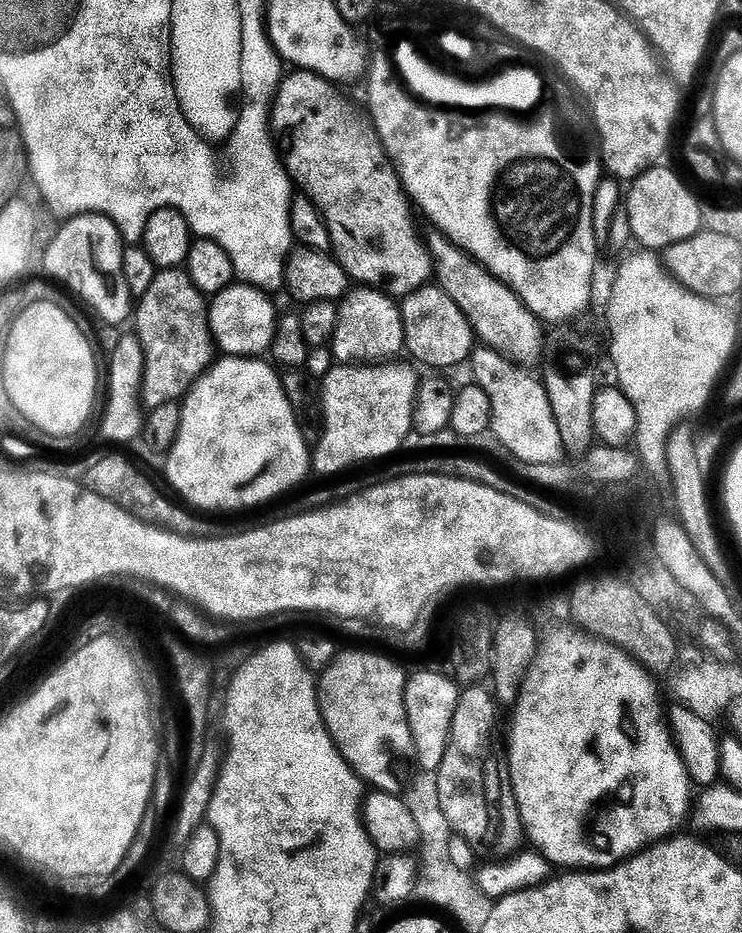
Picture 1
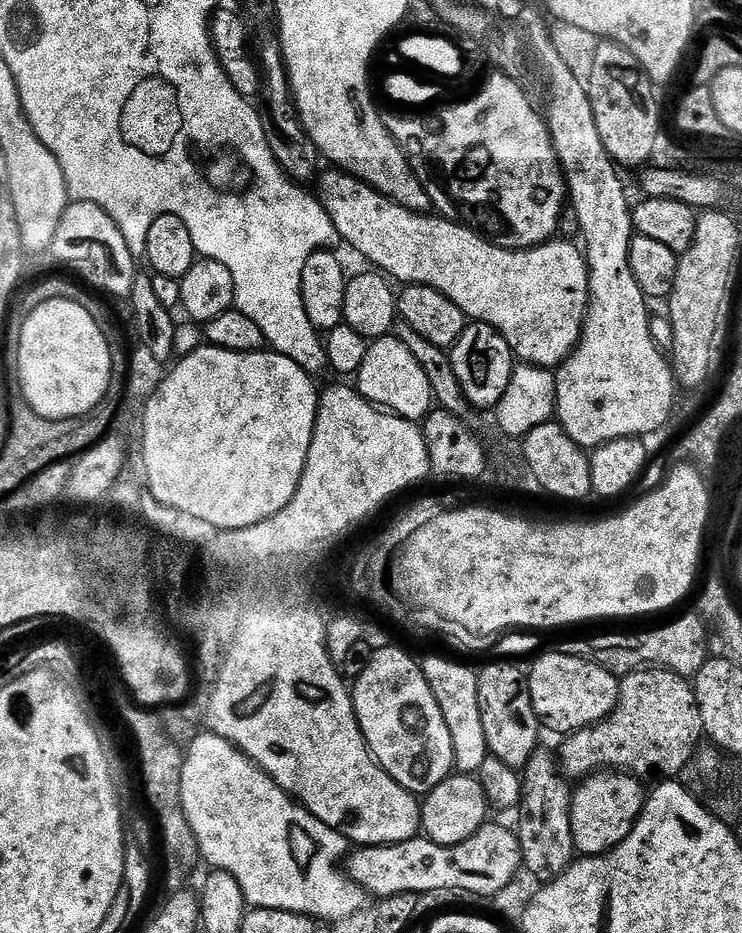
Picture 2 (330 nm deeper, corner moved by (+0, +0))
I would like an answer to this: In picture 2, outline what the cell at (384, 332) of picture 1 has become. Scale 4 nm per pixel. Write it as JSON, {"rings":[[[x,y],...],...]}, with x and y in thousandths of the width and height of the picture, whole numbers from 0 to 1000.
{"rings":[[[528,358],[497,368],[493,384],[488,384],[488,392],[480,398],[477,412],[497,433],[522,439],[530,446],[540,446],[543,450],[570,451],[585,437],[582,415],[580,405],[574,405],[574,397],[569,397],[558,379],[553,379],[553,375],[547,375],[547,371],[542,371],[542,367]]]}

